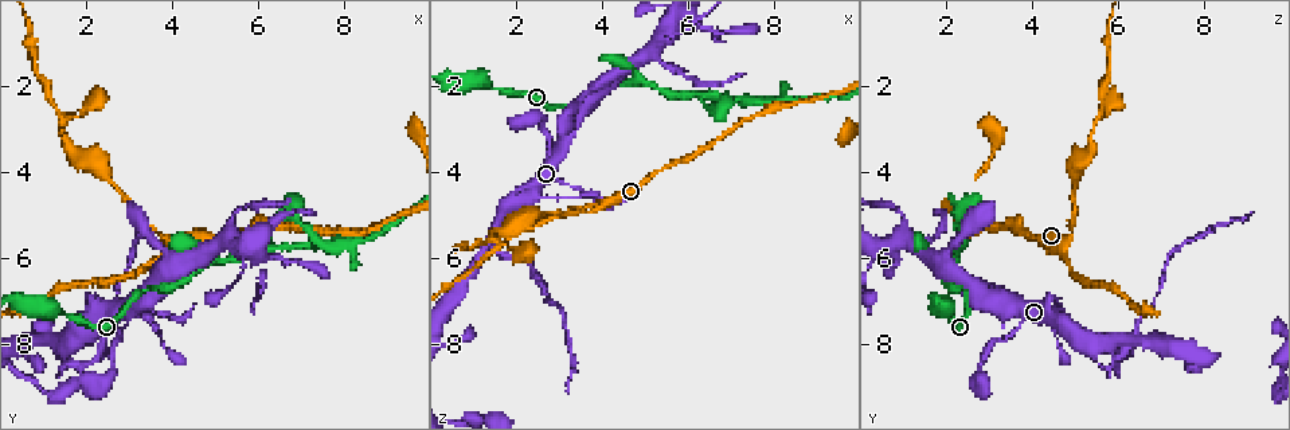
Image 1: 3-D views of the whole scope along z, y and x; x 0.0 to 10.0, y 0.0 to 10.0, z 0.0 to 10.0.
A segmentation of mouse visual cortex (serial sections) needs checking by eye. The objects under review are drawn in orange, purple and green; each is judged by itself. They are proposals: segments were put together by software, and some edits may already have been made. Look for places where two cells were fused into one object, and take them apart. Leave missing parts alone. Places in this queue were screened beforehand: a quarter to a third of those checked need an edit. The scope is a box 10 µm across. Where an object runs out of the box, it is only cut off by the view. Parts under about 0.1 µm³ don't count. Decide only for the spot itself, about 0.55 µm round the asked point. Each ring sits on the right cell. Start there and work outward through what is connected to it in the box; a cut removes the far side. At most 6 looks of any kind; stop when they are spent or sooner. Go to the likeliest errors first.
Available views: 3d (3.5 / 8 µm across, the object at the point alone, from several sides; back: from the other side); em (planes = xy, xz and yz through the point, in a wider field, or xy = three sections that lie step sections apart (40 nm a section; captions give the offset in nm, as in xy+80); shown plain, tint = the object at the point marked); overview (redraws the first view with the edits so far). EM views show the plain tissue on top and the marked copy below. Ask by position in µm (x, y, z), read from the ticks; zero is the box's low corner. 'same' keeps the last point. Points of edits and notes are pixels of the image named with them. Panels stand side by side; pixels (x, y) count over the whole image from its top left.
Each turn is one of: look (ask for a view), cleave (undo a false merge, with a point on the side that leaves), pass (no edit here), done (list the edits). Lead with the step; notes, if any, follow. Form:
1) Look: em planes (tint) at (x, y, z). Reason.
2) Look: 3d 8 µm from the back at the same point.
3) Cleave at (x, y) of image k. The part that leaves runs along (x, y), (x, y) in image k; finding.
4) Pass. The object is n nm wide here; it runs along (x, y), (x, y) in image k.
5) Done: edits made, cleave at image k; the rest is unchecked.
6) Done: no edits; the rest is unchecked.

Look: 3d 3.5 µm at (1.35, 8.05, 5.70). Two arms in line, one across.

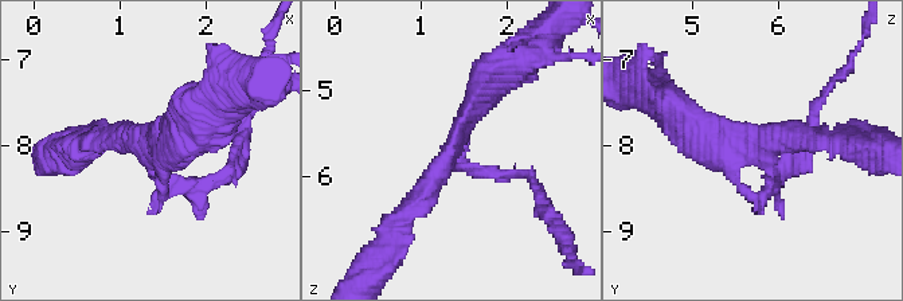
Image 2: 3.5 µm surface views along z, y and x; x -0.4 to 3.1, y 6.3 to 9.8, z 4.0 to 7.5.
Look: em xy step 2 (tint) at (1.40, 8.10, 5.70).

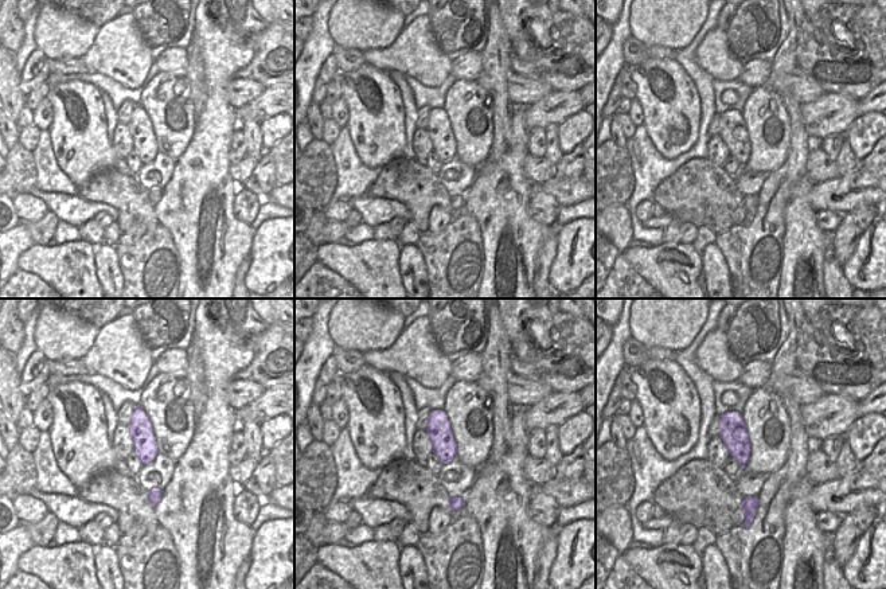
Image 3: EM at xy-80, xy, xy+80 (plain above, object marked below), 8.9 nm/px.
Pass. All the same cell.

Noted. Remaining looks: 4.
Look: 3d 3.5 µm from the back at (6.25, 5.70, 2.25). A fork.

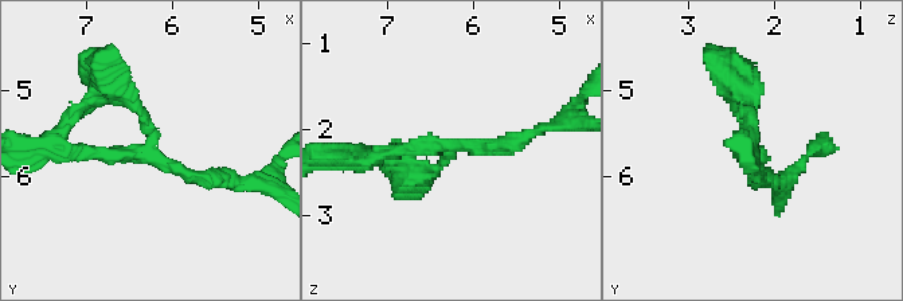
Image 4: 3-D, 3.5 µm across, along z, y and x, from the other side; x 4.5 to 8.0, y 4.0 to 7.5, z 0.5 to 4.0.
Look: em xy step 5 (tint) at (6.25, 5.70, 2.20). Shape alone is not enough.

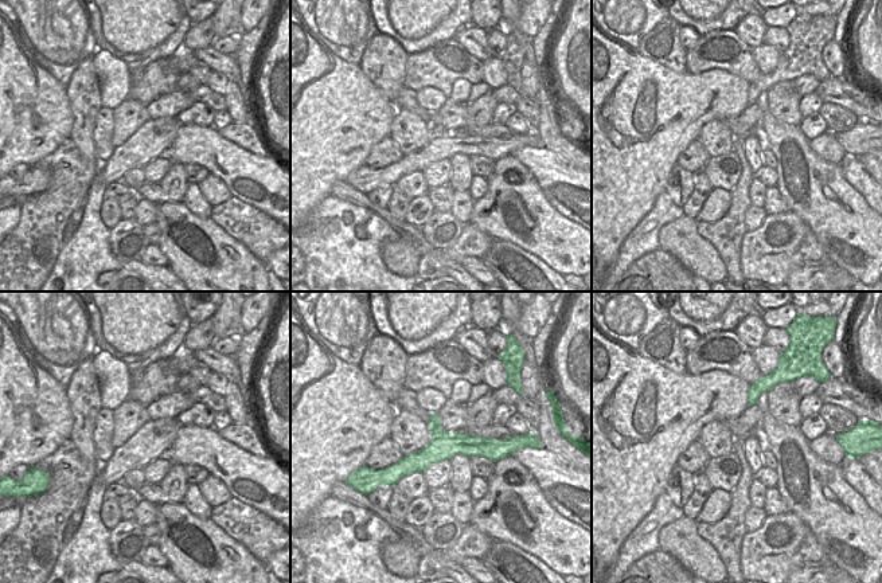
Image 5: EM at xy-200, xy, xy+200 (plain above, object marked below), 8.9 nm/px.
Pass. It runs along (499, 450), (441, 446), (391, 472) in image 5; all the same cell.

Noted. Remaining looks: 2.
Look: 3d 8 µm at (3.75, 6.00, 4.75). Thick turns thin.

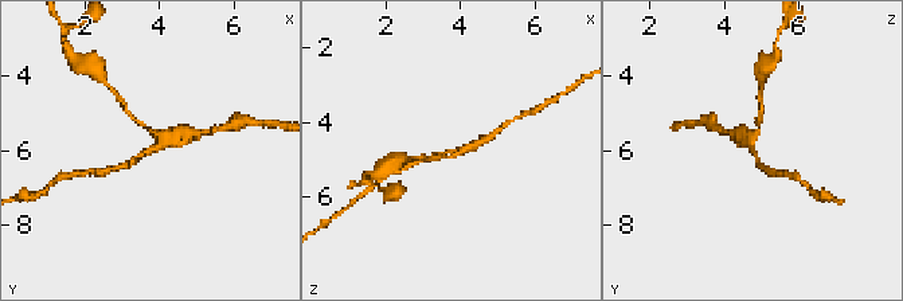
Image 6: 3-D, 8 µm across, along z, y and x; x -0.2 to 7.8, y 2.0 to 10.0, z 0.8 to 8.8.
Look: em xy step 1 (tint) at the same point. The arms are 150, 250 nm wide.

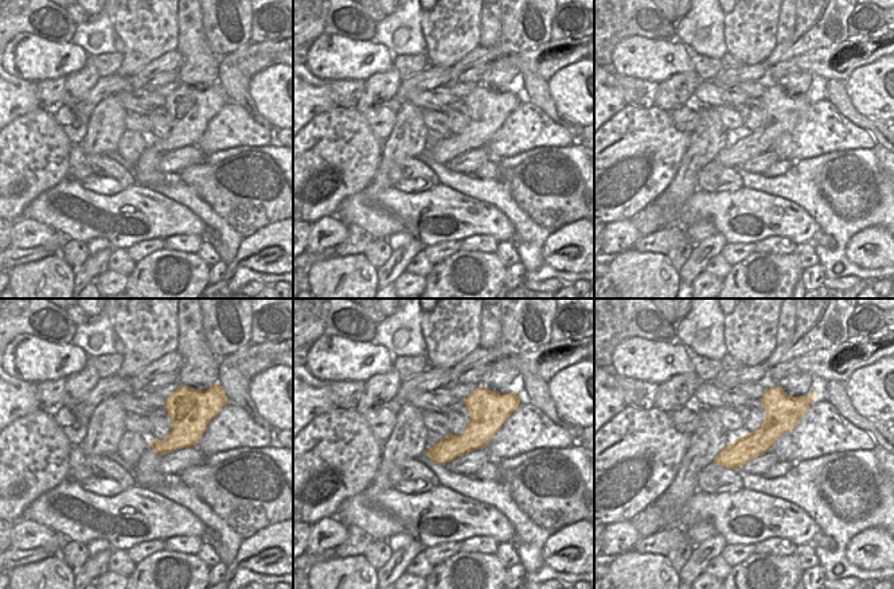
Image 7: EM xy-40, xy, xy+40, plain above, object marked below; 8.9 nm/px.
Pass. It runs along (766, 396), (770, 425), (721, 461) in image 7; continuous, no second cell.

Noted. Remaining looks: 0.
Done: no edits; the rest is unchecked.

